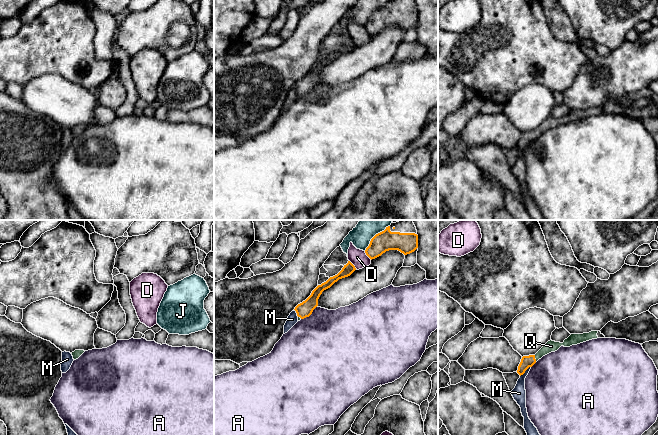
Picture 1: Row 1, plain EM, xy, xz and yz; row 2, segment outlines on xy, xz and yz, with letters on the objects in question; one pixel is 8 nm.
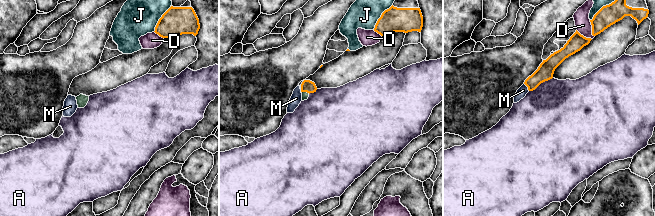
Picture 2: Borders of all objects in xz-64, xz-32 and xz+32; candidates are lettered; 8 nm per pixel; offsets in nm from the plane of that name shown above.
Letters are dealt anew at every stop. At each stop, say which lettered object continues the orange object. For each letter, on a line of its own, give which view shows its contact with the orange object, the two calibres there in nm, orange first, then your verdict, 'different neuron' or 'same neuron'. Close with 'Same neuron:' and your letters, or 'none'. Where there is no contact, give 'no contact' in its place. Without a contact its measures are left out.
A: meets orange in xz; 120 nm thick on the orange side, 500 nm on the other; different neuron
D: meets orange in xz; 160 nm thick on the orange side, 140 nm on the other; different neuron
J: meets orange in xz; 160 nm thick on the orange side, 170 nm on the other; different neuron
M: meets orange in yz; 100 nm thick on the orange side, 110 nm on the other; different neuron
Q: meets orange in yz; 100 nm thick on the orange side, 100 nm on the other; same neuron
Same neuron: Q

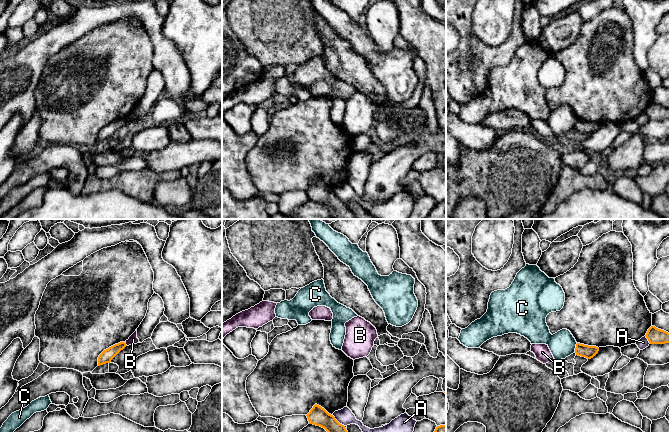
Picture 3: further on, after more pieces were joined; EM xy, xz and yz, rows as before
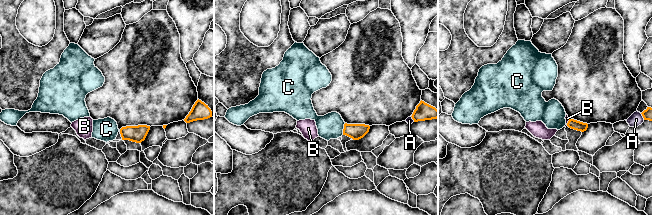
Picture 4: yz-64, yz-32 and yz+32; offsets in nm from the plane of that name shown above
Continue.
A: meets orange in xz; 160 nm thick on the orange side, 130 nm on the other; different neuron
B: meets orange in xy; 100 nm thick on the orange side, 70 nm on the other; different neuron
C: meets orange in yz; 100 nm thick on the orange side, 220 nm on the other; different neuron
Same neuron: none

